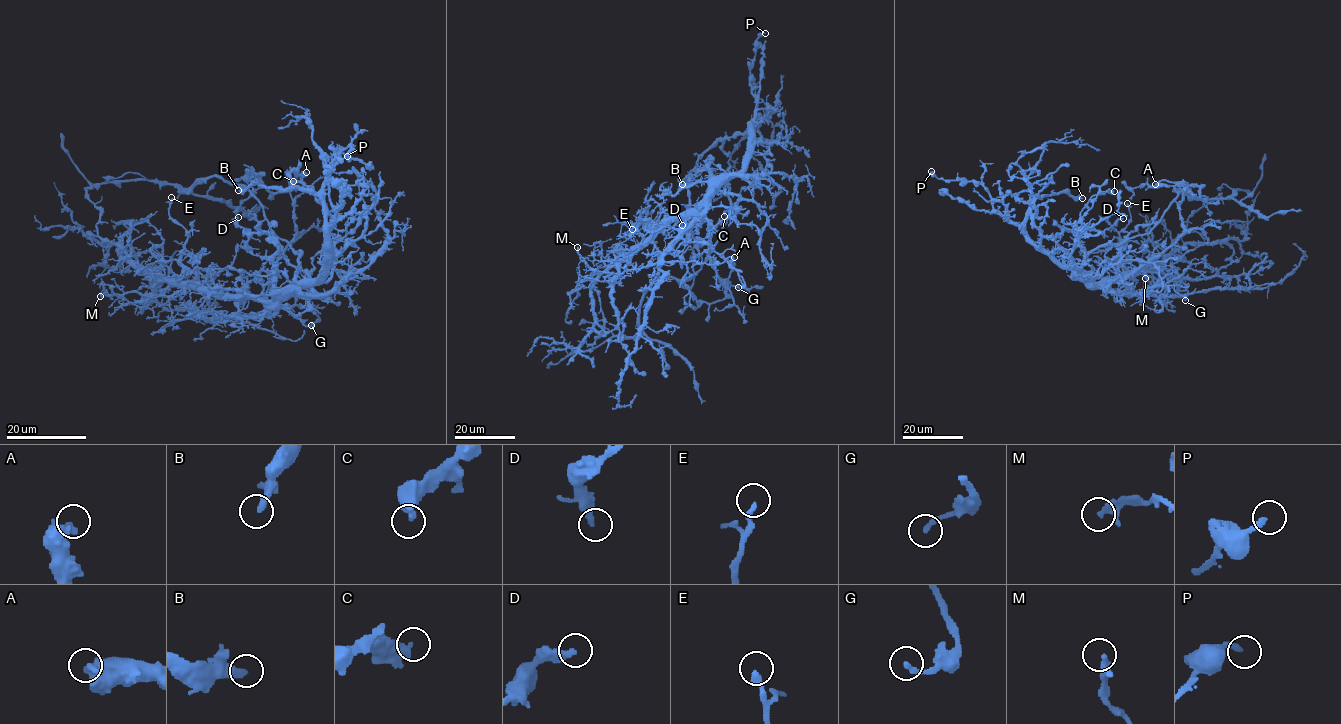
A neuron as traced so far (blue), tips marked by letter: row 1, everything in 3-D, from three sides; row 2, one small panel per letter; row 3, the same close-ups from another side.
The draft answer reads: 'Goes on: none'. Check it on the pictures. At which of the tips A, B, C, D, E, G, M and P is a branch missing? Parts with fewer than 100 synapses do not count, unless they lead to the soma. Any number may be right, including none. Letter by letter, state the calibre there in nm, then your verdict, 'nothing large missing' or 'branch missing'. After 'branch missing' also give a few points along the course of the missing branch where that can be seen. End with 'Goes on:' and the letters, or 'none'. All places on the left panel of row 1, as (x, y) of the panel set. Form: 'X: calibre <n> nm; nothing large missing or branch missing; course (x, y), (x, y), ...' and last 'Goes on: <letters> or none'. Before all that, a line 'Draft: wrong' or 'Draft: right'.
Draft: wrong
A: calibre 480 nm; nothing large missing
B: calibre 320 nm; branch missing; course (238, 190), (231, 200), (213, 211), (206, 211), (208, 207)
C: calibre 480 nm; nothing large missing
D: calibre 360 nm; nothing large missing
E: calibre 240 nm; nothing large missing
G: calibre 220 nm; nothing large missing
M: calibre 320 nm; nothing large missing
P: calibre 260 nm; nothing large missing
Goes on: B

